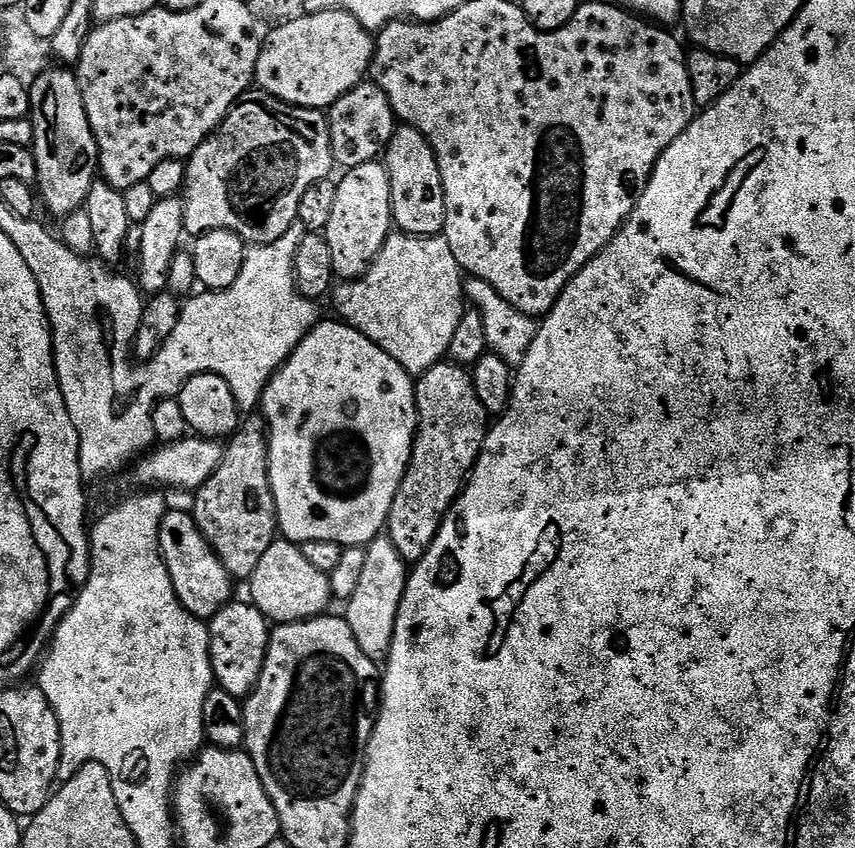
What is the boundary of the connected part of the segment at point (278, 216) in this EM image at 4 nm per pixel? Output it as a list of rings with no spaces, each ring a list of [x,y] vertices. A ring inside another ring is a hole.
[[[252,90],[237,100],[234,107],[226,114],[226,118],[217,126],[214,132],[204,139],[202,146],[198,146],[187,157],[186,167],[184,169],[184,187],[182,189],[182,199],[184,202],[184,230],[189,237],[195,238],[206,234],[210,230],[230,230],[243,238],[245,245],[259,246],[262,244],[272,244],[290,226],[297,223],[298,202],[314,182],[329,179],[333,175],[334,161],[332,159],[332,147],[330,146],[330,130],[328,129],[328,117],[319,108],[303,108],[297,104],[288,104],[276,96],[271,96],[269,92],[263,90]]]

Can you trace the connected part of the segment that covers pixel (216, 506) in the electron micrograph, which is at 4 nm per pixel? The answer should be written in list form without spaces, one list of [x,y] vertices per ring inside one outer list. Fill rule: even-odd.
[[[252,414],[241,423],[224,444],[222,462],[218,462],[218,470],[206,478],[202,487],[195,489],[196,501],[190,505],[190,511],[196,520],[198,530],[206,538],[206,542],[216,551],[216,557],[226,566],[233,581],[251,581],[254,570],[258,570],[258,562],[266,550],[278,538],[276,523],[276,503],[268,477],[268,429],[263,415]]]

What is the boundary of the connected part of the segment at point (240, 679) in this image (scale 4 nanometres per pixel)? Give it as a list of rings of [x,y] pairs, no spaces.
[[[229,602],[225,608],[218,610],[218,614],[208,624],[210,662],[215,683],[223,692],[229,692],[237,698],[247,698],[256,689],[262,666],[266,662],[270,621],[256,609],[255,604],[236,603]]]

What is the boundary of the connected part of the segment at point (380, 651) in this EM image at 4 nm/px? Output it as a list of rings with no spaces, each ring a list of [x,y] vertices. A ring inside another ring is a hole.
[[[381,534],[364,548],[366,562],[358,577],[358,587],[346,601],[346,619],[350,630],[354,630],[354,642],[362,646],[362,654],[377,662],[387,661],[388,651],[394,638],[394,626],[398,622],[398,610],[402,606],[402,594],[406,590],[409,565],[394,550],[394,542]]]

